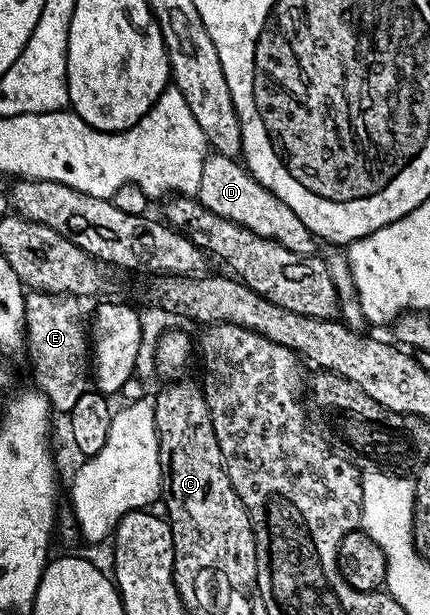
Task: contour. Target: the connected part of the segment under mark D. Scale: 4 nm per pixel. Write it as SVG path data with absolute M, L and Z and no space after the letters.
M207 156L204 171L200 171L200 187L196 199L208 211L228 219L234 225L252 231L258 237L282 244L288 247L288 251L307 255L315 252L316 238L308 231L308 227L304 227L304 223L300 223L300 219L296 219L296 211L280 203L280 199L276 199L276 195L267 191L246 170L245 164L239 163L235 158Z

